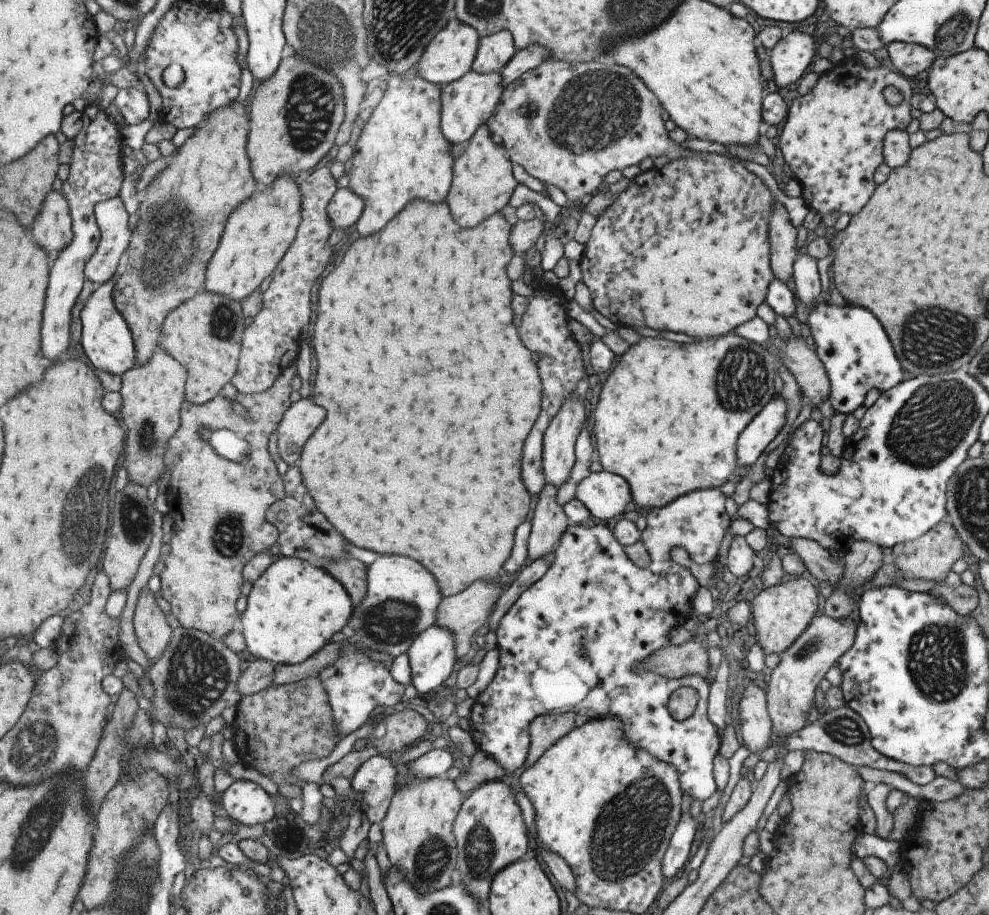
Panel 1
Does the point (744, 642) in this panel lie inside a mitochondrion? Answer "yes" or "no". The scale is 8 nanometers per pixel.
no

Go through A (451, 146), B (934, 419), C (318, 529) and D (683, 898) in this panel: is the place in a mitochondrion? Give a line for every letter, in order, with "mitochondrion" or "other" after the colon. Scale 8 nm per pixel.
A: other
B: mitochondrion
C: other
D: other

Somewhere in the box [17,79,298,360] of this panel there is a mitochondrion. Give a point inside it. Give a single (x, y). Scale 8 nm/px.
(176, 231)

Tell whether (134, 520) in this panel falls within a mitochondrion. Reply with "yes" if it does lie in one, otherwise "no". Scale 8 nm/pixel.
yes

